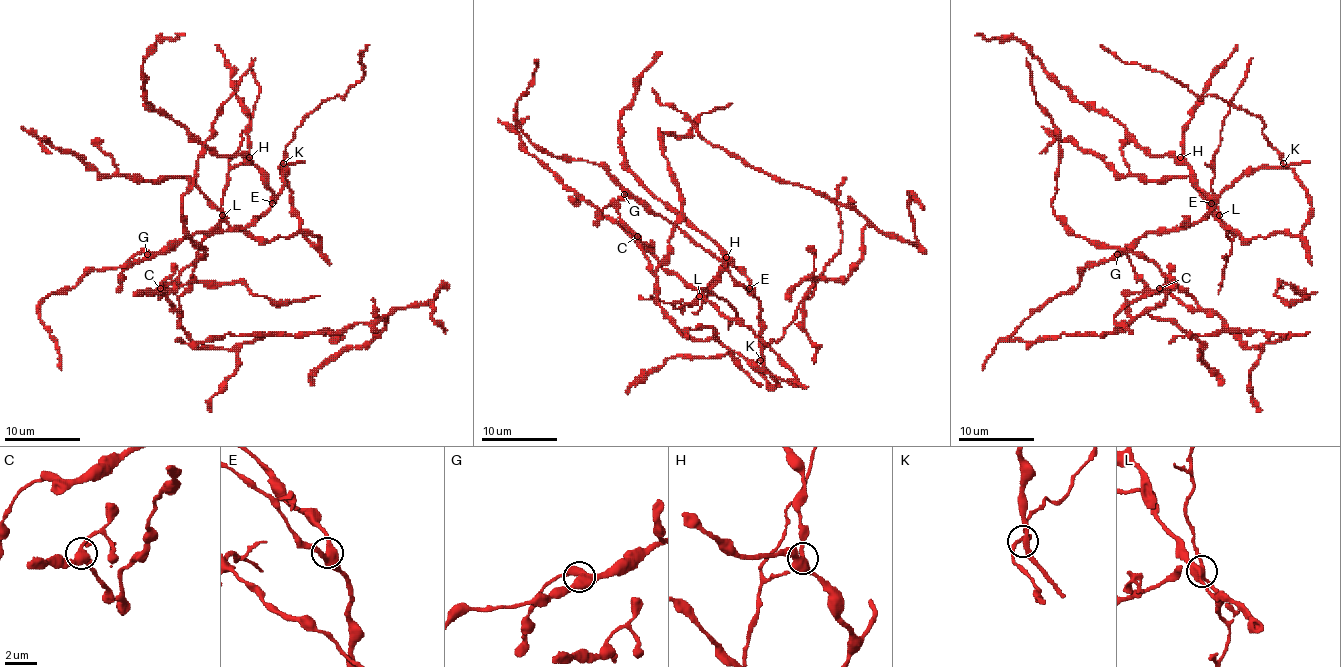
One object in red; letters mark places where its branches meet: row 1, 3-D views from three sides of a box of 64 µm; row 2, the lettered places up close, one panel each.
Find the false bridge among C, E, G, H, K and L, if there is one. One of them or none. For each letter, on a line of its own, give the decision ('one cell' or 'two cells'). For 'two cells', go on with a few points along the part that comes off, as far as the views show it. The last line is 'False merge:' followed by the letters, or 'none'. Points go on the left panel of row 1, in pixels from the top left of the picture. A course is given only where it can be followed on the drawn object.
C: one cell
E: one cell
G: one cell
H: one cell
K: one cell
L: two cells; course (223, 216), (221, 204), (228, 163), (240, 145), (242, 132), (259, 94), (259, 85), (251, 71), (251, 58)
False merge: L

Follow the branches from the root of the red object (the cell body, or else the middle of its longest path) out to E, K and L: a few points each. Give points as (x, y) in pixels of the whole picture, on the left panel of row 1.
E: (196, 256), (223, 220), (266, 241), (304, 233), (318, 242), (301, 229), (283, 166), (283, 189), (272, 203)
K: (196, 256), (223, 220), (266, 241), (304, 233), (318, 242), (301, 229), (291, 189), (280, 172), (283, 163)
L: (196, 256), (200, 244), (223, 216)

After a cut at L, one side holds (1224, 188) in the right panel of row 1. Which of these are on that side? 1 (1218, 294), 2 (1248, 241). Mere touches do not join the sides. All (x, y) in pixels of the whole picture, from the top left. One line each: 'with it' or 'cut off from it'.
1: cut off from it
2: with it

